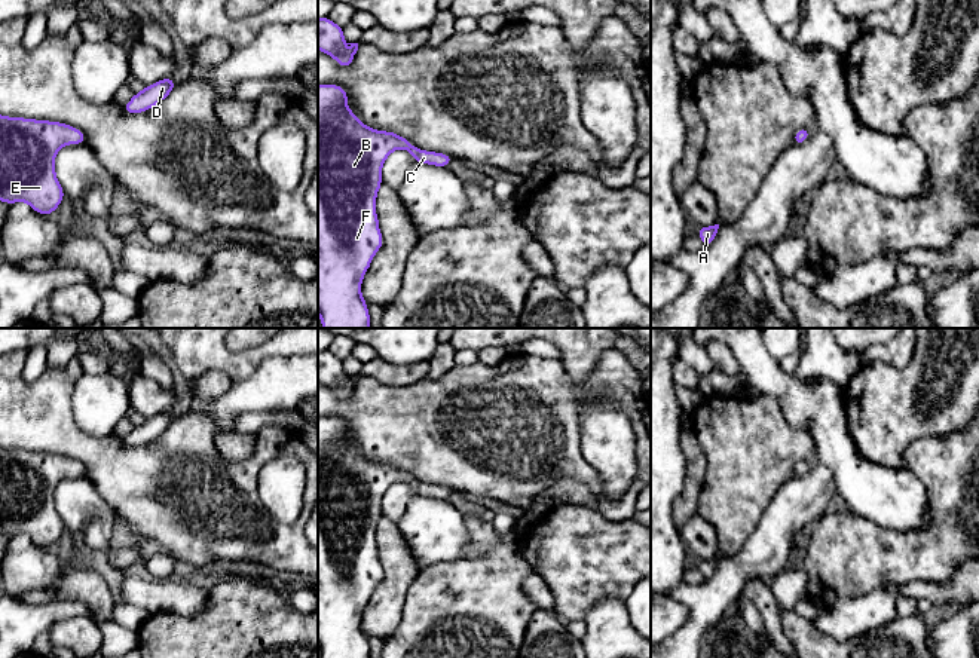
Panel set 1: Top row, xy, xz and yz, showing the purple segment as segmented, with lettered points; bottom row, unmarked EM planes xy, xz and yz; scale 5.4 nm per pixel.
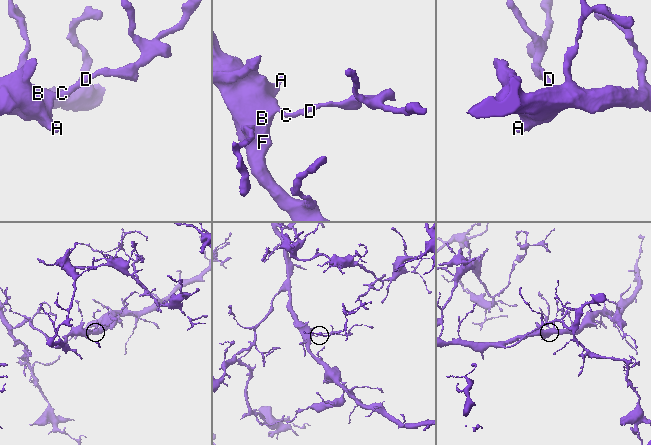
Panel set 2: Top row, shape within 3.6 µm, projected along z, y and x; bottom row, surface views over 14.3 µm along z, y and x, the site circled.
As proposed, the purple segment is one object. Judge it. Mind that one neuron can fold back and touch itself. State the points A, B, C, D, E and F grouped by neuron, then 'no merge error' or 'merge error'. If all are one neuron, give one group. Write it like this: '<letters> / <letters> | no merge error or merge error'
A B C D E F | no merge error

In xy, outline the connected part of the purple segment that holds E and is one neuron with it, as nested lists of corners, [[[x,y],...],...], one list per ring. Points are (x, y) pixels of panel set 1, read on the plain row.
[[[0,447],[0,533],[28,536],[34,545],[51,548],[65,530],[55,506],[55,489],[67,477],[83,477],[85,466],[62,455]]]

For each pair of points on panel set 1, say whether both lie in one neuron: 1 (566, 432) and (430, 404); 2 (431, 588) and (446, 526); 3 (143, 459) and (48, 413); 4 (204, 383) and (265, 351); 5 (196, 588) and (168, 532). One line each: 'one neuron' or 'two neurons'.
1: one neuron
2: two neurons
3: one neuron
4: two neurons
5: two neurons

